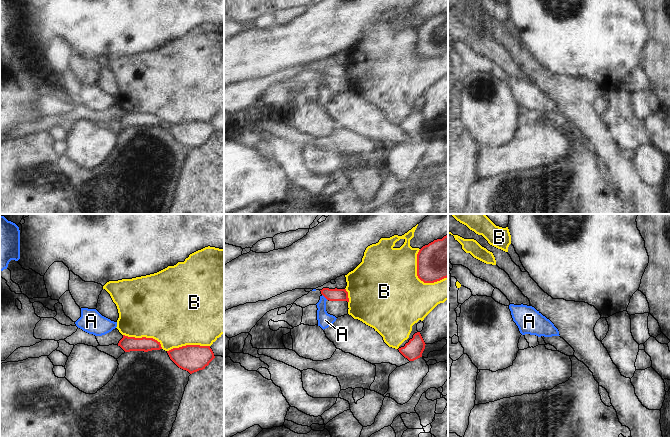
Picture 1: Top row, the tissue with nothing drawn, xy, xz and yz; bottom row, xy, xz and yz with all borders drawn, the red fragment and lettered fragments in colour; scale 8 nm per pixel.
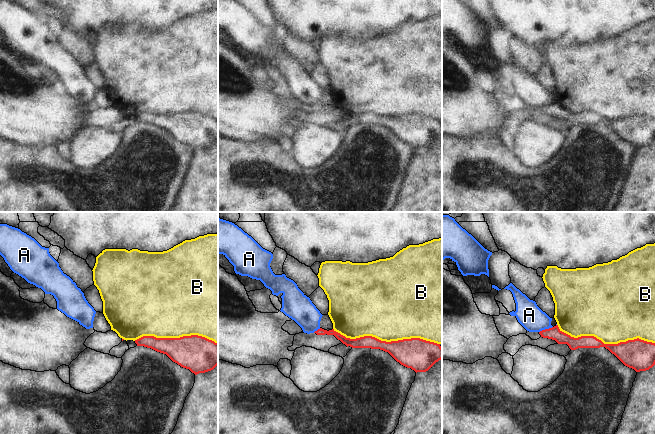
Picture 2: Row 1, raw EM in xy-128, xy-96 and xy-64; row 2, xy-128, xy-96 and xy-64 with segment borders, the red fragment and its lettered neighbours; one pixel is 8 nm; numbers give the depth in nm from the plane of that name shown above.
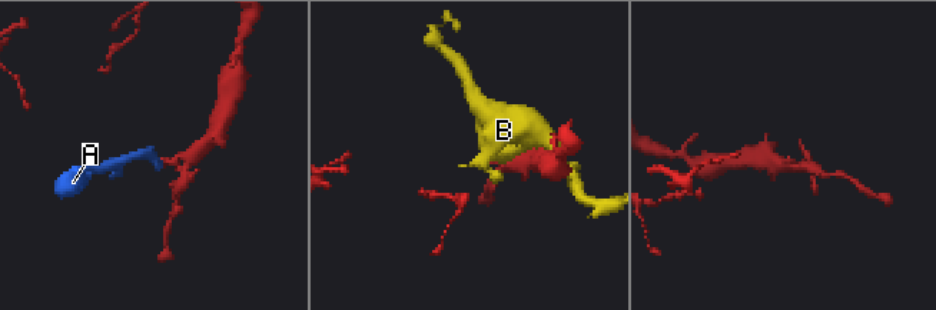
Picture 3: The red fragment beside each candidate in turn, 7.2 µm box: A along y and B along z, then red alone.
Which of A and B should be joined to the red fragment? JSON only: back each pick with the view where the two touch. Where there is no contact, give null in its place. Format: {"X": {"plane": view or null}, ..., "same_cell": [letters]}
{"same_cell": []}

